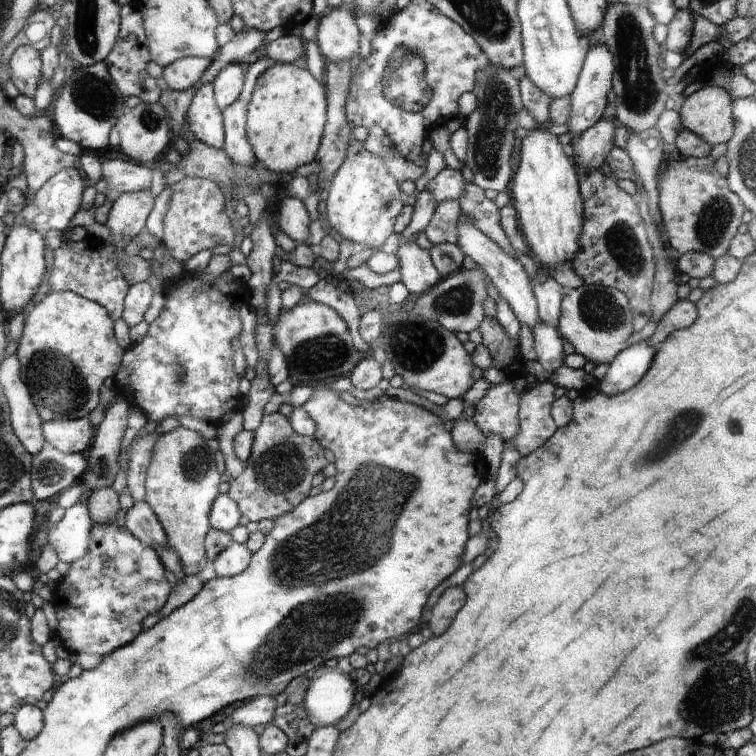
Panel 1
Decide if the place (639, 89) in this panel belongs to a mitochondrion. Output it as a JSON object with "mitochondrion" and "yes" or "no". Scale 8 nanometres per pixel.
{"mitochondrion":"yes"}

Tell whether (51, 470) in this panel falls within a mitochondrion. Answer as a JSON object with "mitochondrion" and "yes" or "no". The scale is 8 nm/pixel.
{"mitochondrion":"yes"}

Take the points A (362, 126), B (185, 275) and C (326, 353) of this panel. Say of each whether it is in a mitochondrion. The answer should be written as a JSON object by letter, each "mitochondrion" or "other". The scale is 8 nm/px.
{"A":"other","B":"other","C":"mitochondrion"}

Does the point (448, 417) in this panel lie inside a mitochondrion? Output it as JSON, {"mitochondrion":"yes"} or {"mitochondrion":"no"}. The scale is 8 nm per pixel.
{"mitochondrion":"no"}

